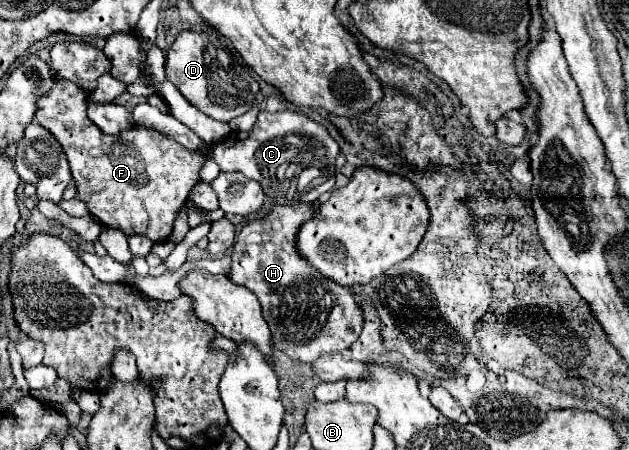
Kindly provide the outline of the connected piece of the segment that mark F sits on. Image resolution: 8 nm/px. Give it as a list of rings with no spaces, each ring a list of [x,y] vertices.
[[[58,80],[50,88],[50,92],[38,100],[36,110],[36,122],[52,132],[52,136],[66,152],[70,172],[78,184],[78,198],[86,202],[90,214],[104,226],[120,228],[124,234],[140,234],[150,238],[152,242],[168,240],[168,236],[172,234],[174,216],[186,204],[190,188],[194,188],[200,180],[198,172],[208,156],[204,152],[188,150],[176,140],[144,126],[134,126],[120,136],[106,136],[104,132],[100,132],[100,128],[96,128],[96,124],[92,124],[92,120],[88,120],[86,108],[88,104],[84,102],[84,90],[80,90],[72,82]]]

